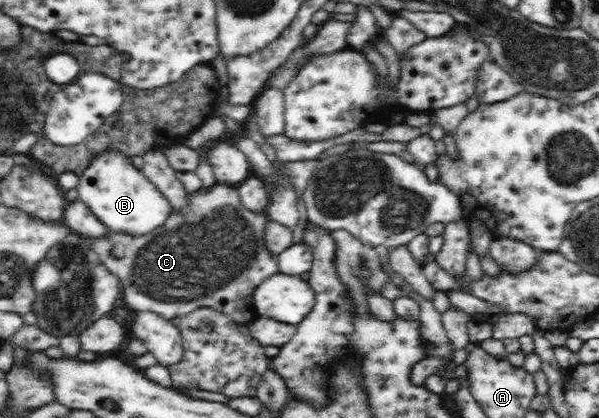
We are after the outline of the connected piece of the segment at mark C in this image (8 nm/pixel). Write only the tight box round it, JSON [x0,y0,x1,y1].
[87,183,278,324]

